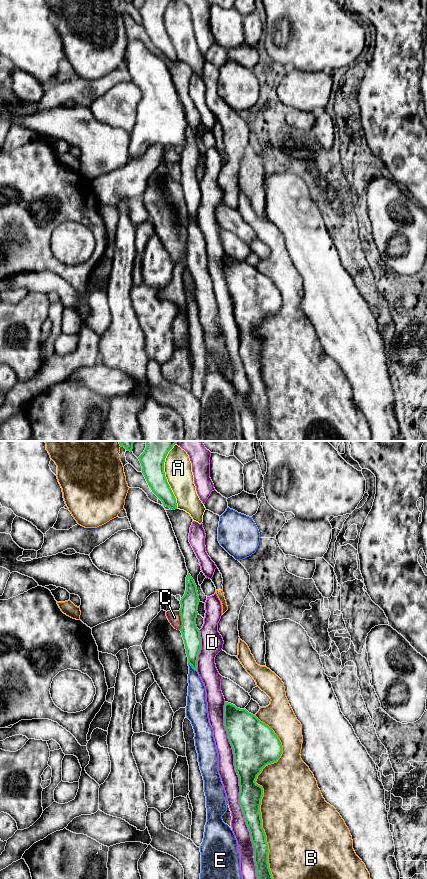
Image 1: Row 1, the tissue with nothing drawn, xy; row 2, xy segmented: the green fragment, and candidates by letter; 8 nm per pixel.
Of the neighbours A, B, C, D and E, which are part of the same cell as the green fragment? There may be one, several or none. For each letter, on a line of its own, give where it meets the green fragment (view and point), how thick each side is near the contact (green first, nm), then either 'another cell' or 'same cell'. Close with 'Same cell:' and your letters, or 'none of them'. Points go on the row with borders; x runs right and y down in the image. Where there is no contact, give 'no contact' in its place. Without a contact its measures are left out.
A: meets green in xy at (164, 476); 190 nm thick on the green side, 220 nm on the other; another cell
B: meets green in xy at (262, 793); 220 nm thick on the green side, 480 nm on the other; another cell
C: meets green in xy at (181, 620); 150 nm thick on the green side, 100 nm on the other; another cell
D: meets green in xy at (239, 779); 300 nm thick on the green side, 140 nm on the other; another cell
E: meets green in xy at (192, 667); 140 nm thick on the green side, 150 nm on the other; another cell
Same cell: none of them

